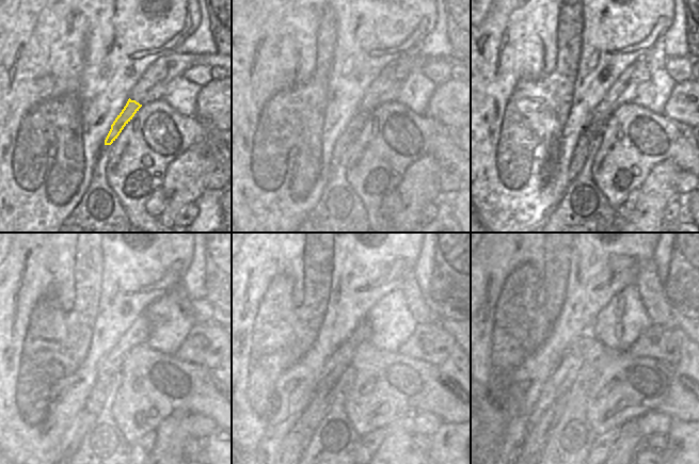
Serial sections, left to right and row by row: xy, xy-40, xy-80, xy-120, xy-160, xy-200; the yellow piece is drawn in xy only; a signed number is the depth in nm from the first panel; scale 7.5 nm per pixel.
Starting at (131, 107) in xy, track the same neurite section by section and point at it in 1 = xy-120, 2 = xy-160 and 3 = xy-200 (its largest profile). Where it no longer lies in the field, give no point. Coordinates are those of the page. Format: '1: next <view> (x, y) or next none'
1: next xy-120 (96, 399)
2: next xy-160 (294, 445)
3: next xy-200 (534, 445)

